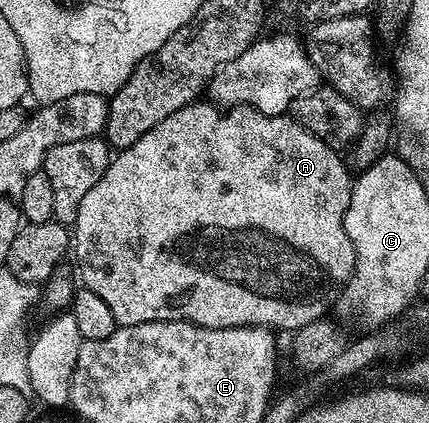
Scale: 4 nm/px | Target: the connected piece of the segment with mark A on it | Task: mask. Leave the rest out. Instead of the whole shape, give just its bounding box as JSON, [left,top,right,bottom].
[72,100,354,332]

